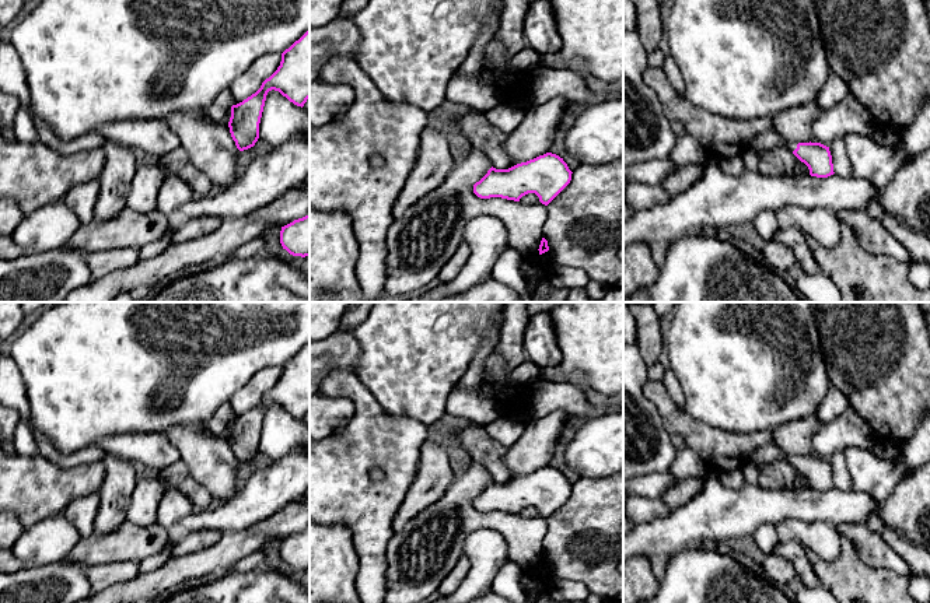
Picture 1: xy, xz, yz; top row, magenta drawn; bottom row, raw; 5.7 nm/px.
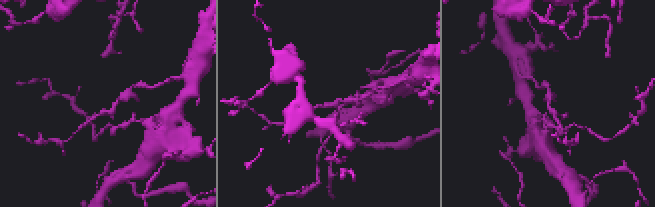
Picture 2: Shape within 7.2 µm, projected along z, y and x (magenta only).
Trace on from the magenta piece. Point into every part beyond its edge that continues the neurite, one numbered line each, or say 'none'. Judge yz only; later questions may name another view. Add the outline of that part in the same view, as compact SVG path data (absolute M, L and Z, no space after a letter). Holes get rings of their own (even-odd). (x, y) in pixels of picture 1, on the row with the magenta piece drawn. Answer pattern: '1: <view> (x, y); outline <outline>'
1: yz (771, 139); outline M773 129L765 132L763 134L754 139L751 150L745 150L741 154L745 171L758 172L761 155L766 150L772 150L775 147L783 147L794 151L797 148L797 144L789 144L783 141Z

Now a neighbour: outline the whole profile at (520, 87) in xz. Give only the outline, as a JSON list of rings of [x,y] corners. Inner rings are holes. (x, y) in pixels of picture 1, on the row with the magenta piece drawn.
[[[522,71],[521,76],[514,83],[496,85],[503,104],[506,102],[507,98],[520,95],[529,105],[528,83],[525,80],[525,74],[527,71]]]

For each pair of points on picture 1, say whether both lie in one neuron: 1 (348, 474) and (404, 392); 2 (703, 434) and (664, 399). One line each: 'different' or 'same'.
1: different
2: same

